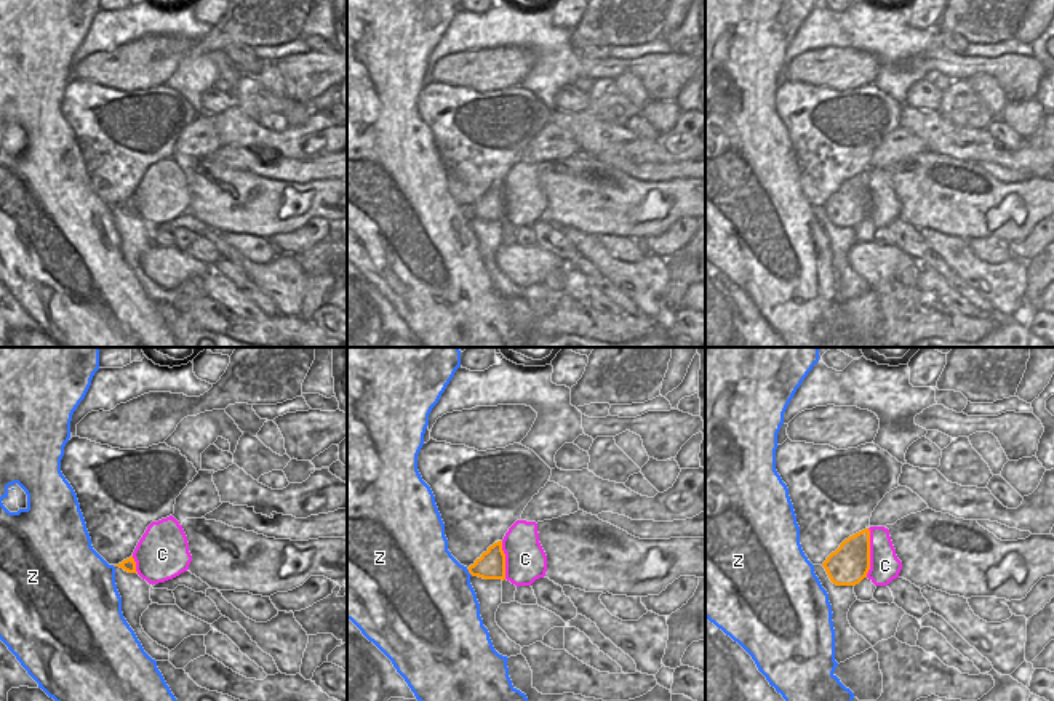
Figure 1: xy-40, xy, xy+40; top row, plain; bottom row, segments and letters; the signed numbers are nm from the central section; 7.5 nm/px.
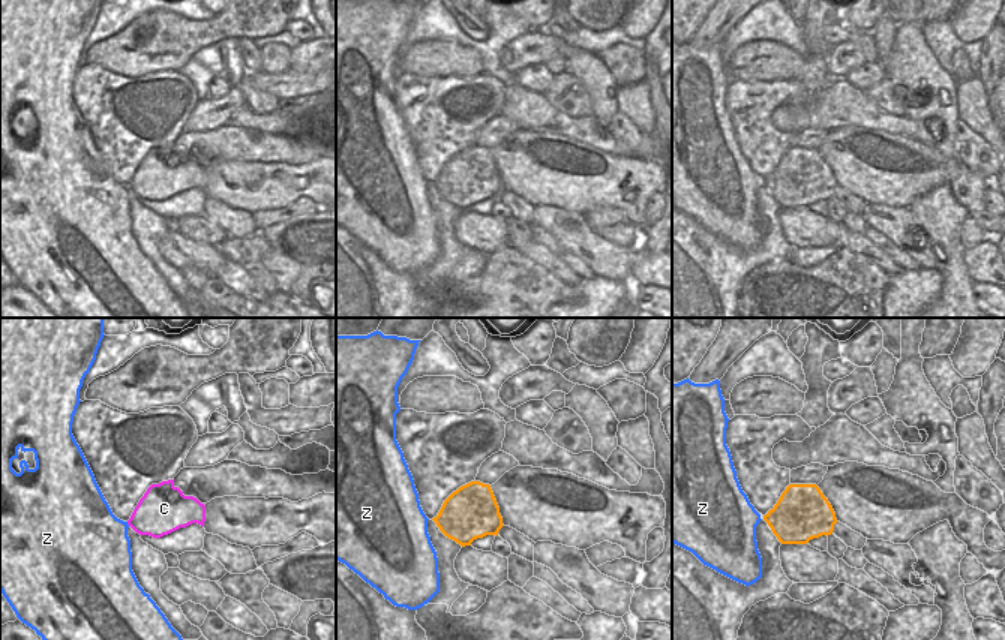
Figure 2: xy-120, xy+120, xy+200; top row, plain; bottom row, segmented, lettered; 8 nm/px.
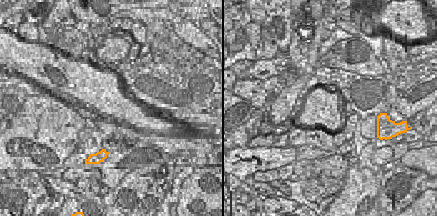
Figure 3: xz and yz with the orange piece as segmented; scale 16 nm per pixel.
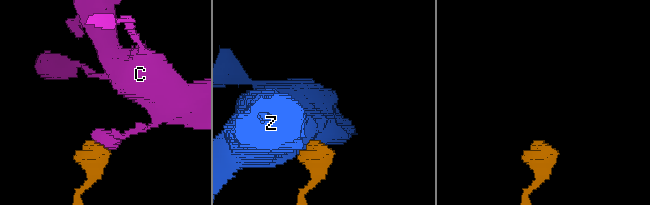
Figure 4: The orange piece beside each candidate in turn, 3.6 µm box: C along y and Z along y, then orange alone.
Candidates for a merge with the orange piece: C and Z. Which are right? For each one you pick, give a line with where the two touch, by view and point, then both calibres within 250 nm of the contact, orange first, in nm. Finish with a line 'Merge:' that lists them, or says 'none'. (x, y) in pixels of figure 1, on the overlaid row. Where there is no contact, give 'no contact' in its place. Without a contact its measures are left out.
Merge: none

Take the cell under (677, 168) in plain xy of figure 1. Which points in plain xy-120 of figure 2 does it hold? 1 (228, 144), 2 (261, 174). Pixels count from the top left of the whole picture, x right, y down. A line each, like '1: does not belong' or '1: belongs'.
1: belongs
2: does not belong

